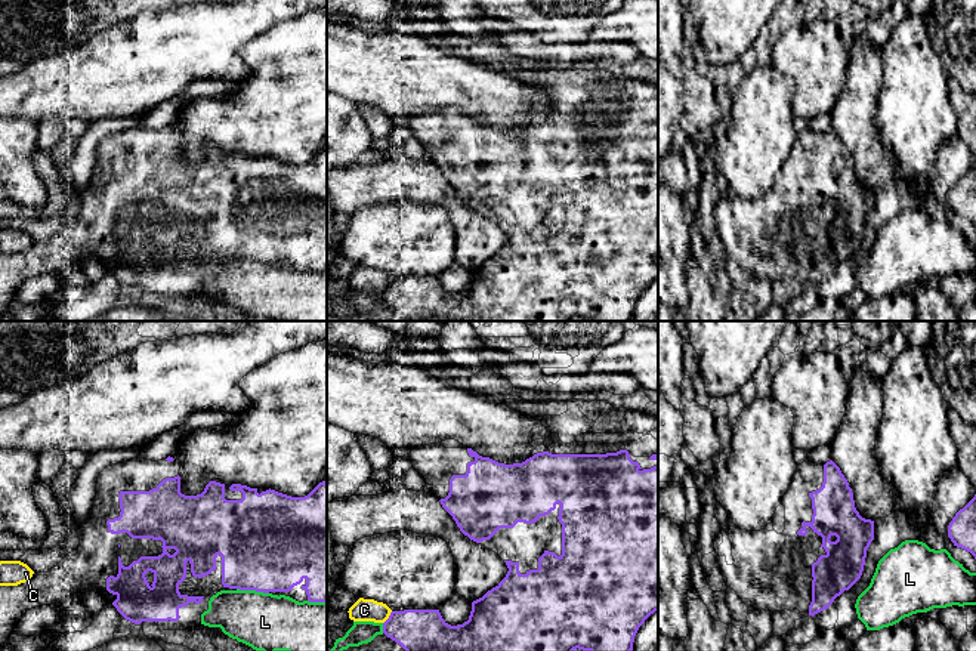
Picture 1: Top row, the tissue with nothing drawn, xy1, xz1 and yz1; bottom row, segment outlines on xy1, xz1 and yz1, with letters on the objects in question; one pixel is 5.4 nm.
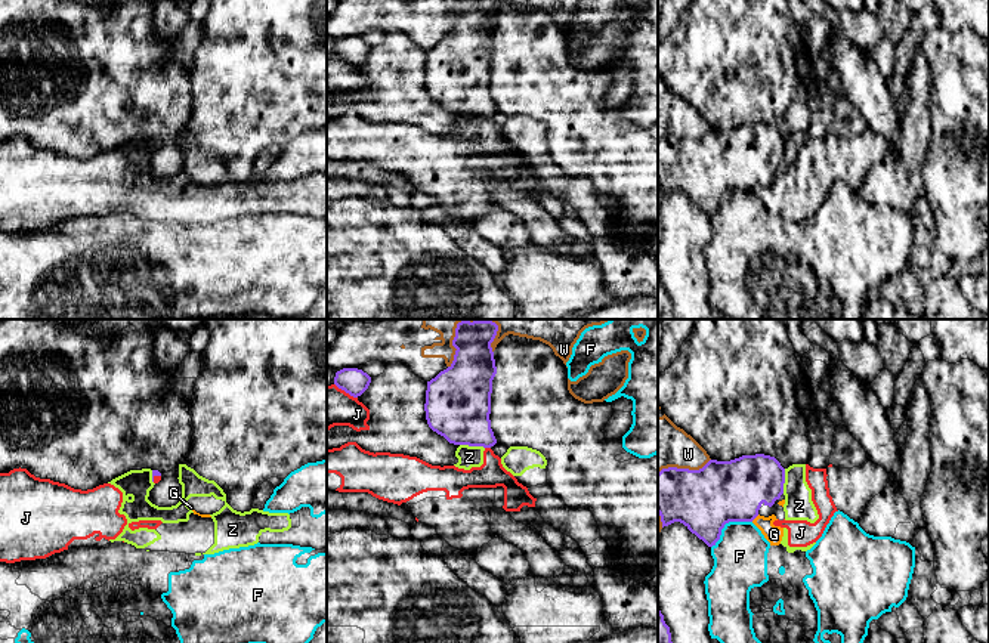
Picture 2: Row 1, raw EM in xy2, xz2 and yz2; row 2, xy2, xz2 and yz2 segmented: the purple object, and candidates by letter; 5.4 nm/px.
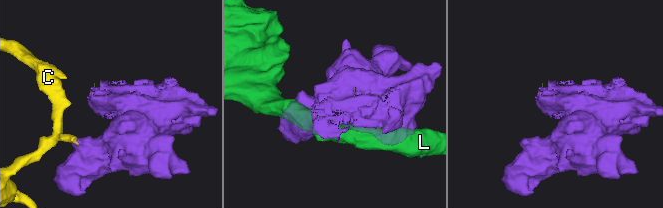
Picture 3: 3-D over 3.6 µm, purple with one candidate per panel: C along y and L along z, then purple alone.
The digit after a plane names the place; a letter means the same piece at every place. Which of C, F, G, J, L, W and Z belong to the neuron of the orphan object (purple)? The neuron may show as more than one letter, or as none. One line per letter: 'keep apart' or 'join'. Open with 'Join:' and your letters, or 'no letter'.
Join: no letter
C: keep apart
F: keep apart
G: keep apart
J: keep apart
L: keep apart
W: keep apart
Z: keep apart

